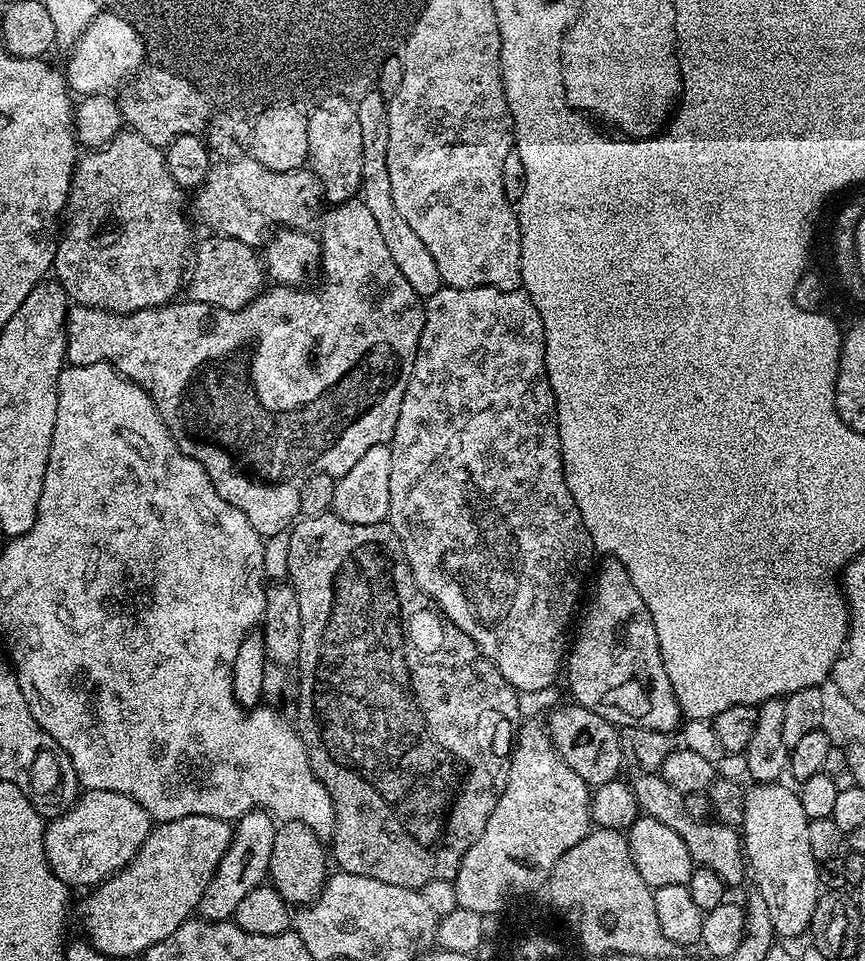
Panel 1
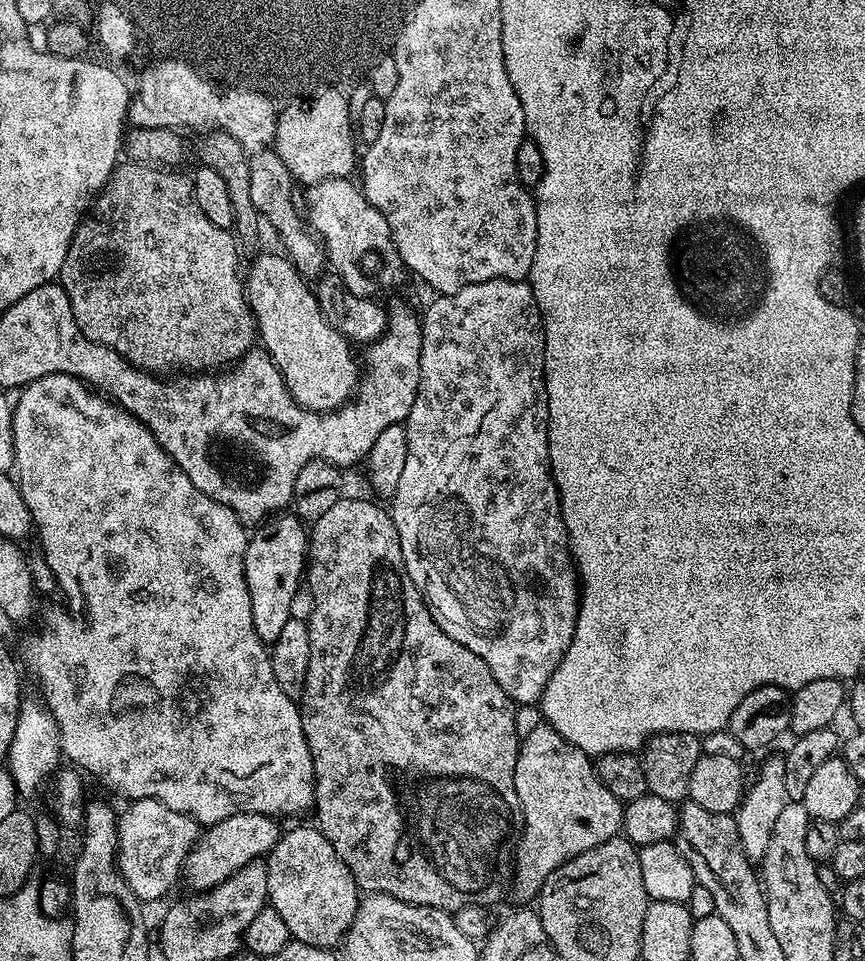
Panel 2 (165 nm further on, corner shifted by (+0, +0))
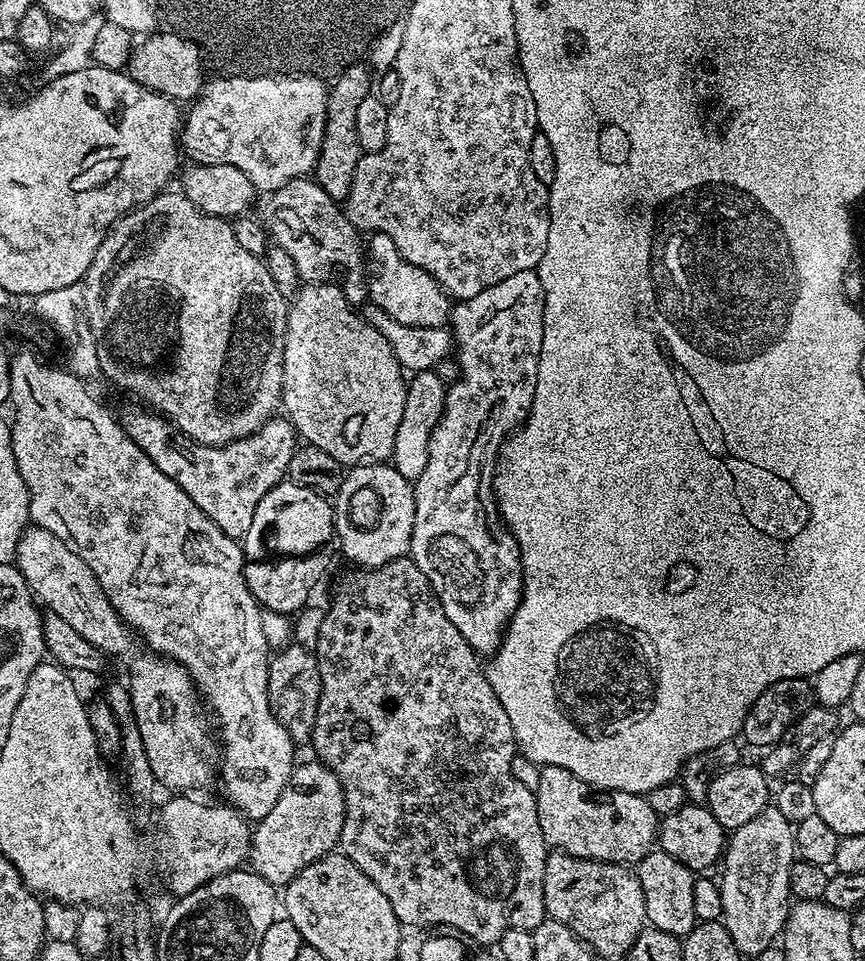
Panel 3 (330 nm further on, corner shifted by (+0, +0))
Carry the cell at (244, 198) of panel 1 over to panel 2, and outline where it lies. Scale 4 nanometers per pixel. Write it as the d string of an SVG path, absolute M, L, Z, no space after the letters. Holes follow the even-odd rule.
M347 177L323 180L311 185L307 192L312 204L310 226L322 239L329 267L350 292L360 296L372 292L372 279L382 270L384 256L391 253L393 242L386 218L365 198L363 189L352 182Z

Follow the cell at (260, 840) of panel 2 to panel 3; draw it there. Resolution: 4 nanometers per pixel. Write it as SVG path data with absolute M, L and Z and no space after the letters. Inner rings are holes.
M319 762L297 763L266 818L255 821L250 832L247 863L266 882L289 884L310 862L329 855L339 845L344 821L344 795L338 778Z

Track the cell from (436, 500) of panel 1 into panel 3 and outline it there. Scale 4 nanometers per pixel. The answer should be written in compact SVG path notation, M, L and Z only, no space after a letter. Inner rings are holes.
M539 271L519 272L510 274L510 278L502 278L489 288L481 287L480 292L473 294L469 300L464 300L460 305L458 303L451 309L450 331L454 345L454 359L460 363L460 380L456 380L447 385L448 393L444 399L444 412L440 415L440 421L434 426L430 446L428 447L428 457L426 458L426 470L414 482L414 530L410 538L408 547L410 558L426 574L426 578L432 587L432 593L436 595L436 601L442 606L446 618L458 626L462 638L471 646L477 654L495 653L501 639L502 633L508 626L509 620L516 613L516 607L519 606L524 595L524 568L520 565L520 548L516 544L515 538L507 531L492 533L492 527L498 524L497 517L490 507L490 492L484 489L484 483L489 483L489 469L493 467L494 461L499 457L502 443L507 441L519 429L520 425L528 418L528 411L532 409L534 402L534 390L538 386L538 362L542 354L542 334L544 333L544 291L540 281Z

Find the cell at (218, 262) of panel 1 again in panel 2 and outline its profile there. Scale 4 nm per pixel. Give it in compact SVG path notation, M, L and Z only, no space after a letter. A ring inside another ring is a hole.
M279 255L260 256L246 268L246 295L252 308L252 317L256 320L259 343L278 366L286 390L294 402L311 412L332 412L335 408L344 407L356 390L358 364L352 361L353 345L334 326L328 324L309 281L301 276L287 255Z

